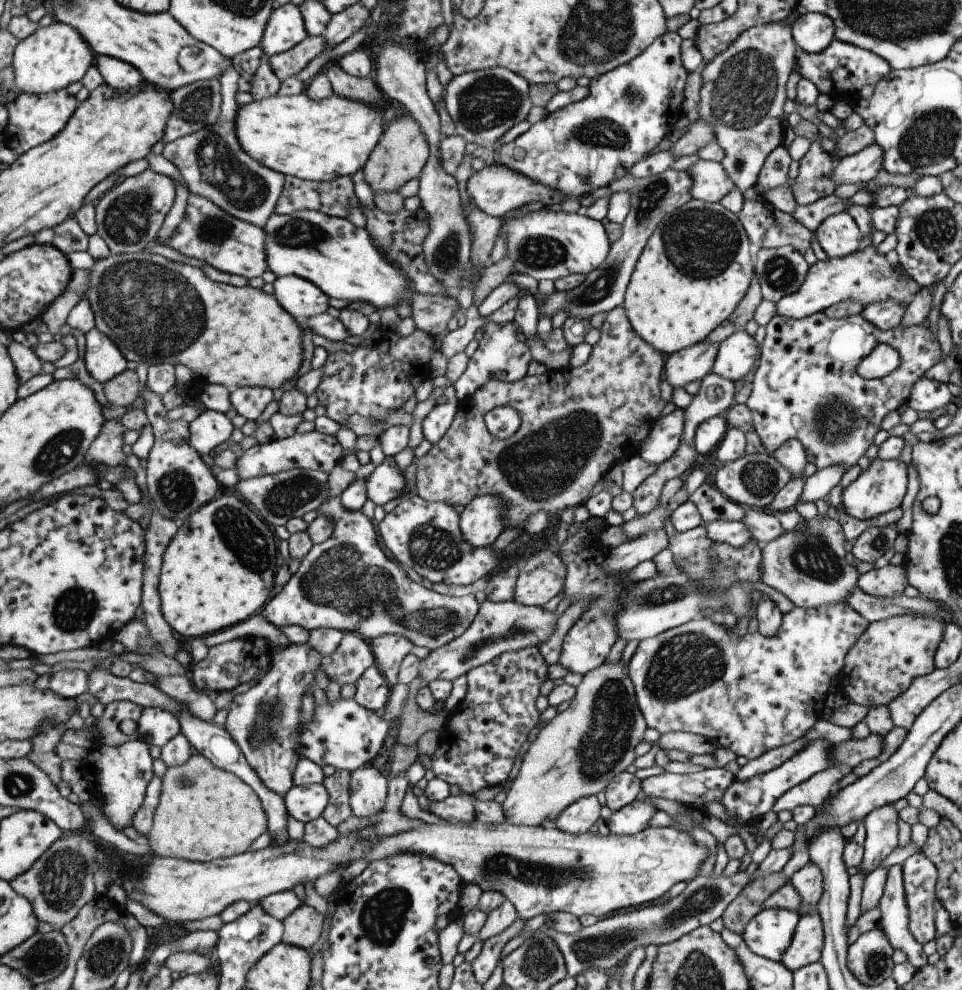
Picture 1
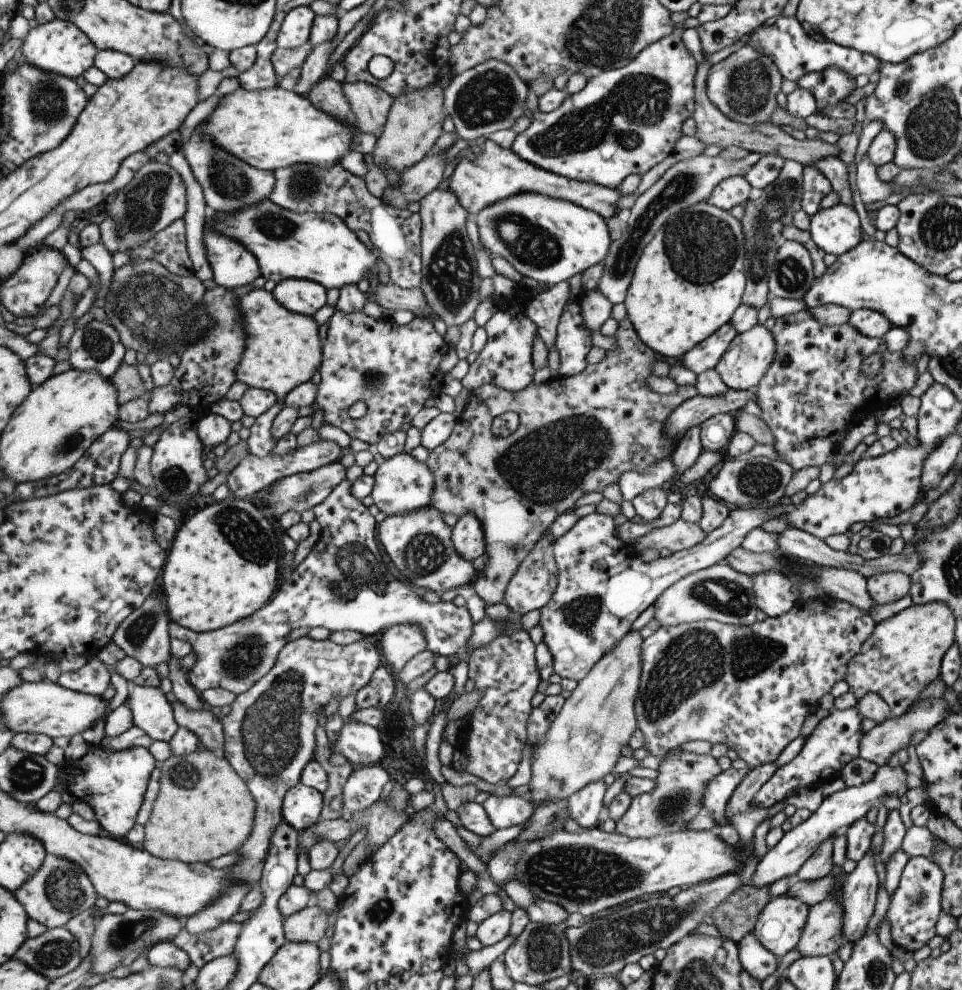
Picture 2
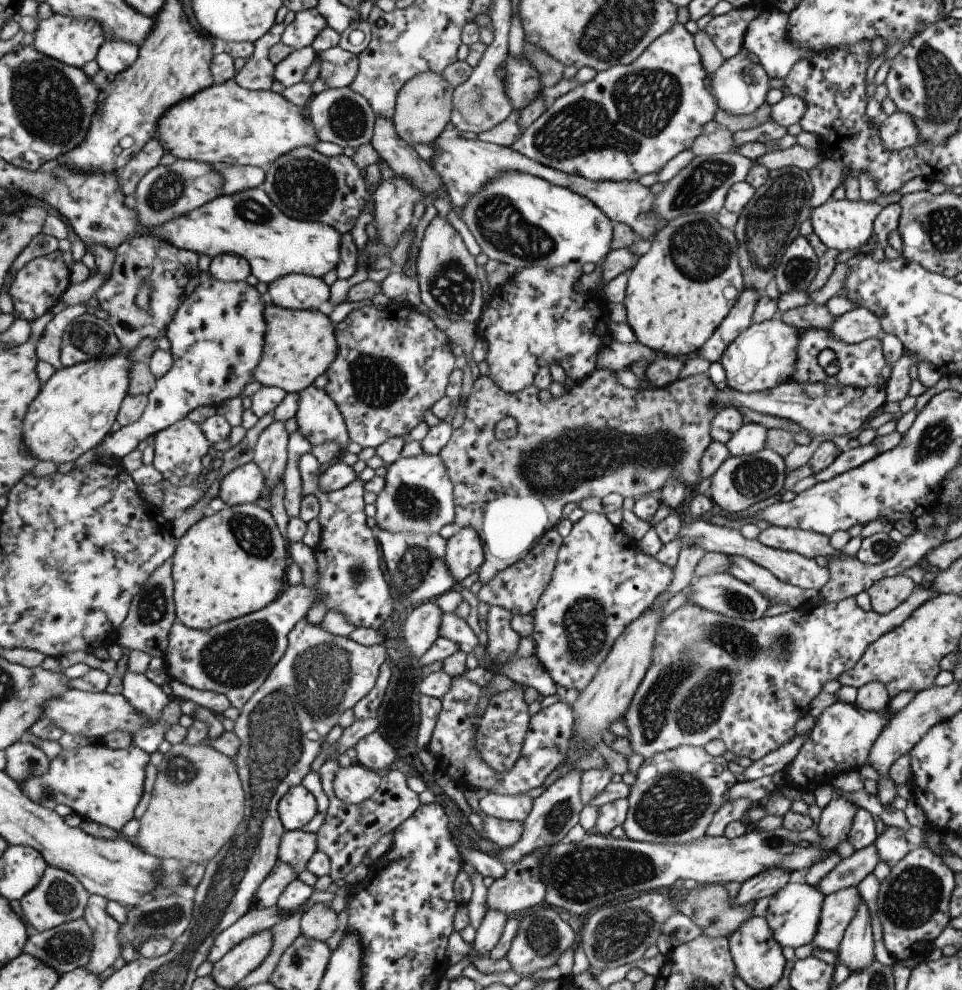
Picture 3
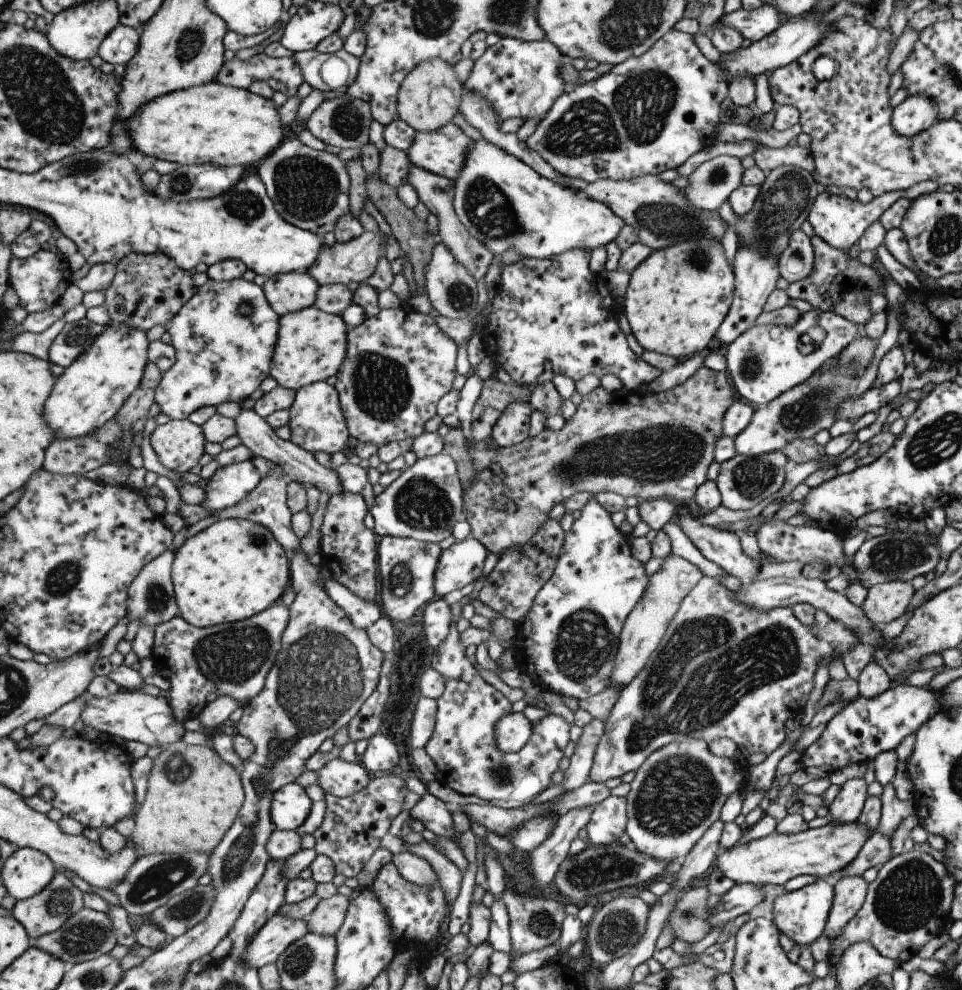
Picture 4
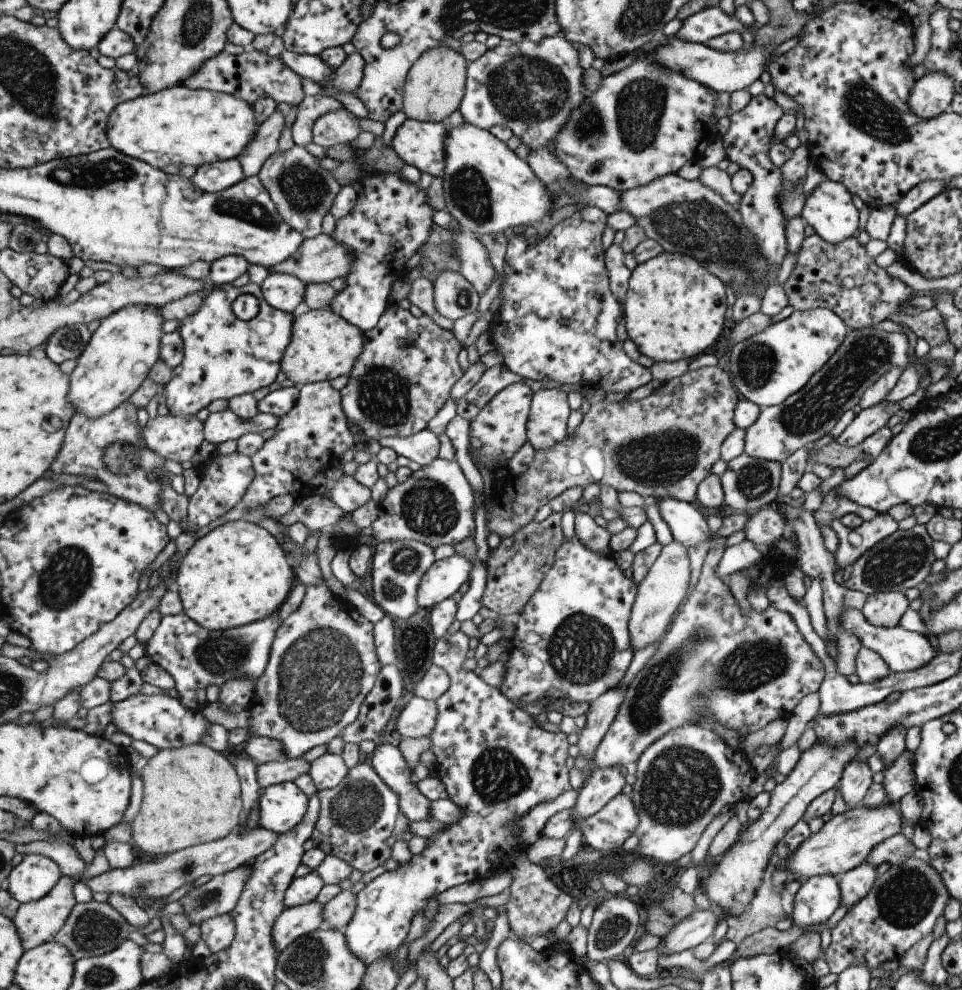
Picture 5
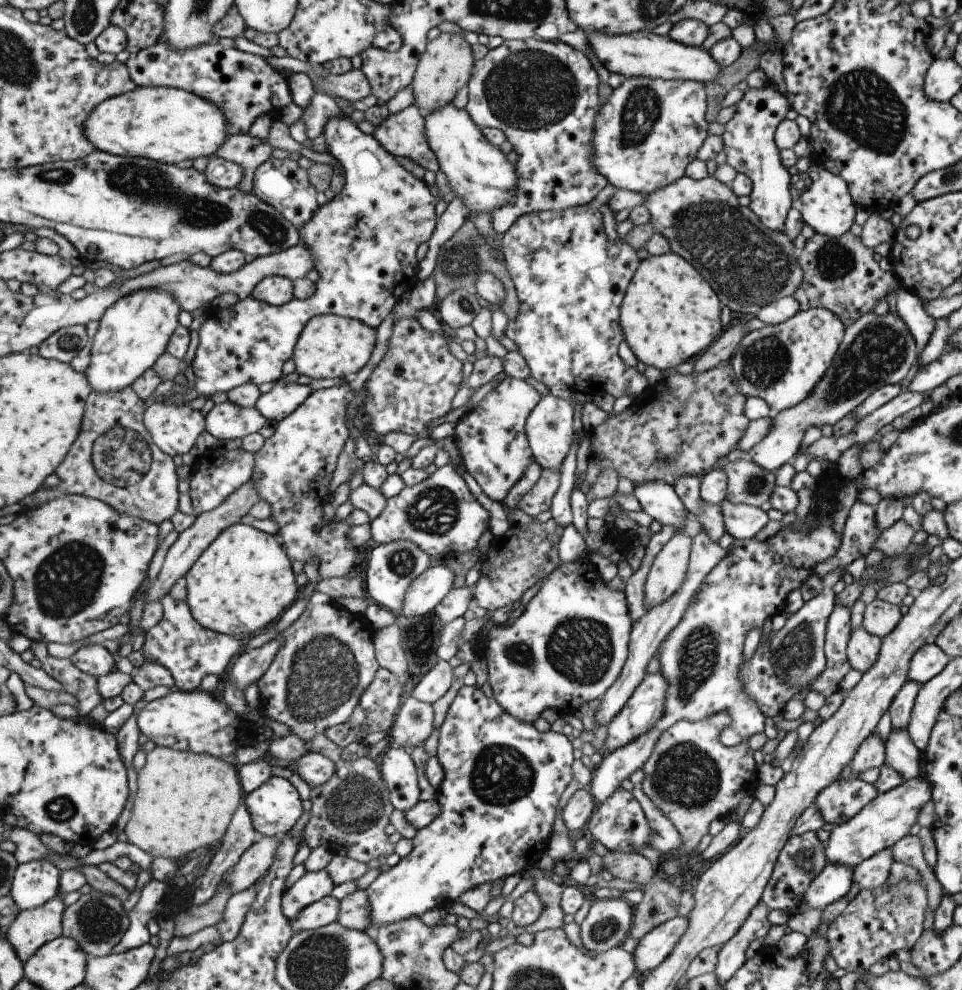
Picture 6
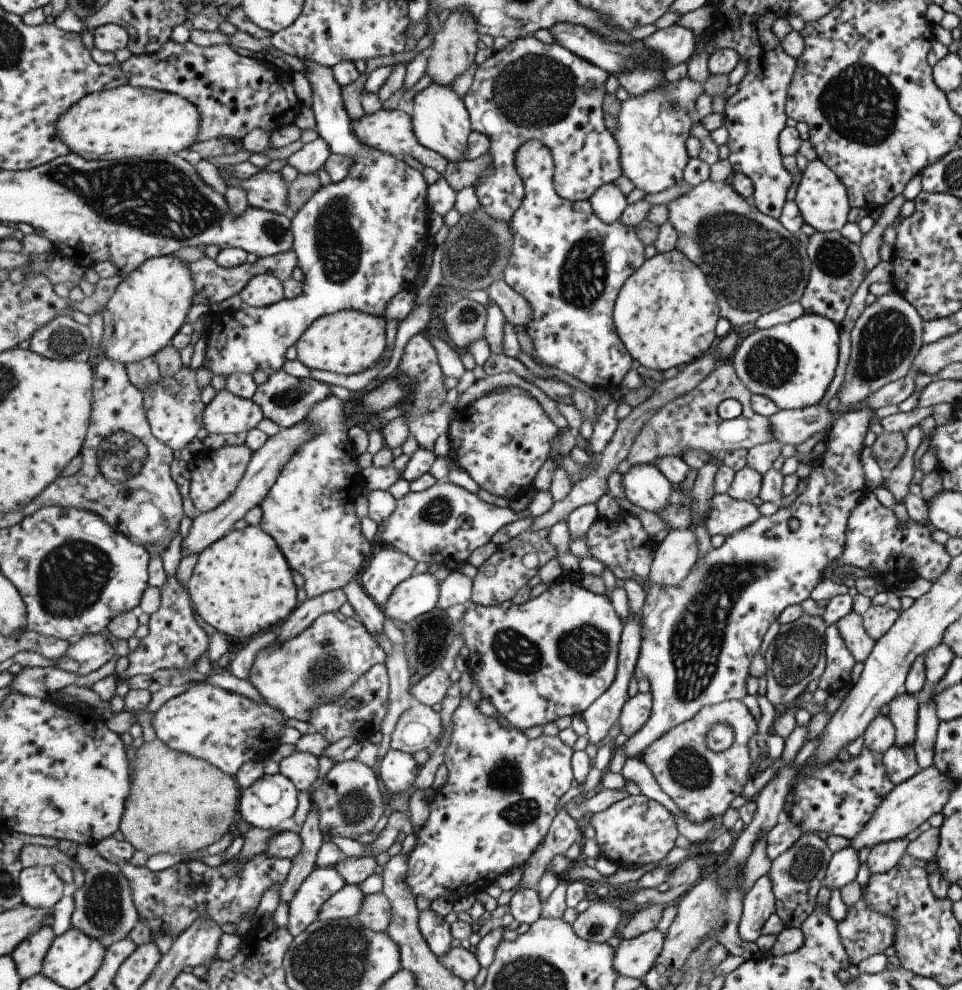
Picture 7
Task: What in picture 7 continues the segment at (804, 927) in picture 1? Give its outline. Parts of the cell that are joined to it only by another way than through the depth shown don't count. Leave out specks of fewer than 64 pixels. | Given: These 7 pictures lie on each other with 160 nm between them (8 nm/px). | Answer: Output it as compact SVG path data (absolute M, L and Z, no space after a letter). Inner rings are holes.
M903 839L893 840L893 842L883 842L877 844L869 850L865 860L867 875L883 874L897 865L899 858L905 853L908 841Z

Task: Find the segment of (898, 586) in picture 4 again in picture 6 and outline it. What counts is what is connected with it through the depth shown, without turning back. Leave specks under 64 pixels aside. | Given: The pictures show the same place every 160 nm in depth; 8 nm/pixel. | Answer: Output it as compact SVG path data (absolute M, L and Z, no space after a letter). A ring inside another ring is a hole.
M874 599L862 613L862 628L871 635L883 639L901 619L899 606Z

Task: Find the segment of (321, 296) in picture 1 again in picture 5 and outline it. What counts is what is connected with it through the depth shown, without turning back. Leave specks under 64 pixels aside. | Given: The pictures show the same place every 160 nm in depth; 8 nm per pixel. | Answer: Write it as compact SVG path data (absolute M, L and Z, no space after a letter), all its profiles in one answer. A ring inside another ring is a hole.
M270 273L262 282L262 290L273 308L292 315L305 309L307 284L293 274Z

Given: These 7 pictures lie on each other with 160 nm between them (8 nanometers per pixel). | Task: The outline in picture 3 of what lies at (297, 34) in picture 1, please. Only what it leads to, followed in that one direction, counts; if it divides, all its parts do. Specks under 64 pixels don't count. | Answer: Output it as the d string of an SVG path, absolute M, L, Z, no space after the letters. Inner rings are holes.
M317 7L300 11L294 21L286 26L282 43L294 50L312 46L327 26L327 20Z

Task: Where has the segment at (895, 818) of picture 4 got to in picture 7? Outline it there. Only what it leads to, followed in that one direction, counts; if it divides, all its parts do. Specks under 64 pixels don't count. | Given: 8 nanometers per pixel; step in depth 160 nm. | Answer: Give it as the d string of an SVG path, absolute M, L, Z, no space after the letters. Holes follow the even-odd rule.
M900 692L889 702L888 718L893 724L895 746L912 746L917 704L917 697L905 694L905 692Z

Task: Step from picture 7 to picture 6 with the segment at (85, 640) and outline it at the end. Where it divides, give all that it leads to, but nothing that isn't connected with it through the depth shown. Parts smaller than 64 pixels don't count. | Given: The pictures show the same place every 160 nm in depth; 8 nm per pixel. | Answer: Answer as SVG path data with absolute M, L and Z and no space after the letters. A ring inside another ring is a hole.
M99 643L83 645L69 658L79 670L99 679L117 670L114 654Z

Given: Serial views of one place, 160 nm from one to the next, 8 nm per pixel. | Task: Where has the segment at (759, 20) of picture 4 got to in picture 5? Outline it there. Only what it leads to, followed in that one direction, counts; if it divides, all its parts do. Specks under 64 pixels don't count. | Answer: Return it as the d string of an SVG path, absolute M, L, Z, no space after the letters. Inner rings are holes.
M719 7L707 8L689 16L681 21L681 28L674 34L675 38L684 42L706 44L711 37L715 37L727 32L753 33L757 30L753 26L747 26L733 15L725 14Z

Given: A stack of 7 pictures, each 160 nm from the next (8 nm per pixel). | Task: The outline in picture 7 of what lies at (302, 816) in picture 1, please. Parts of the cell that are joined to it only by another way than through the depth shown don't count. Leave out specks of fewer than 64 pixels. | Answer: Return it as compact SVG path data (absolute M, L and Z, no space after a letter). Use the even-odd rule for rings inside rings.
M282 773L265 775L243 790L239 817L261 830L286 829L299 806L297 791L294 782Z

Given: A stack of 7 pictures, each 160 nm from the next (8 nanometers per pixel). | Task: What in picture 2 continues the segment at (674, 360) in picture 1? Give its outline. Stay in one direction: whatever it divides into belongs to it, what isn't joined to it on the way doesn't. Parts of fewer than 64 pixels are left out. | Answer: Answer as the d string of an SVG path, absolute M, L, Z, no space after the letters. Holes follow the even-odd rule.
M727 321L713 334L688 350L679 362L681 362L682 367L692 370L696 375L713 369L736 334L732 324Z

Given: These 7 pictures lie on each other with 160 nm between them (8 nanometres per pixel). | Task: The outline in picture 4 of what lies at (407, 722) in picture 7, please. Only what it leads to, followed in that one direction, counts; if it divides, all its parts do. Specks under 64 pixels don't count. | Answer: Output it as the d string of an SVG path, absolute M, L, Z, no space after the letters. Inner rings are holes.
M422 697L411 724L411 746L414 749L426 748L436 728L438 701Z

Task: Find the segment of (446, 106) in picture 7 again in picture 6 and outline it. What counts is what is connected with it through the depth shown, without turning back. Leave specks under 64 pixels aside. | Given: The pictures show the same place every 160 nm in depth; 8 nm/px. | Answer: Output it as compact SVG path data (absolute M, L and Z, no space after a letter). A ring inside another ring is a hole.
M450 104L445 108L439 108L431 112L426 117L425 135L429 147L435 152L440 161L440 170L447 177L449 186L455 196L461 196L467 207L471 211L488 212L492 214L507 201L510 201L512 194L518 187L517 170L514 165L507 160L507 155L503 154L497 146L493 146L481 132L481 127L475 124L466 109L459 110L455 104Z

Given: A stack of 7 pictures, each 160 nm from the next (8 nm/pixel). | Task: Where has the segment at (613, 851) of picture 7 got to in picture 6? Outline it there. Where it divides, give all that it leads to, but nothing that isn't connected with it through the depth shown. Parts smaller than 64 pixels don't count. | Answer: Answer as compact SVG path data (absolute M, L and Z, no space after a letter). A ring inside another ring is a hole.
M621 787L617 788L607 800L593 808L587 820L587 830L592 838L598 840L608 851L625 853L637 853L637 850L645 848L645 842L649 840L651 834L651 828L645 820L639 803Z

